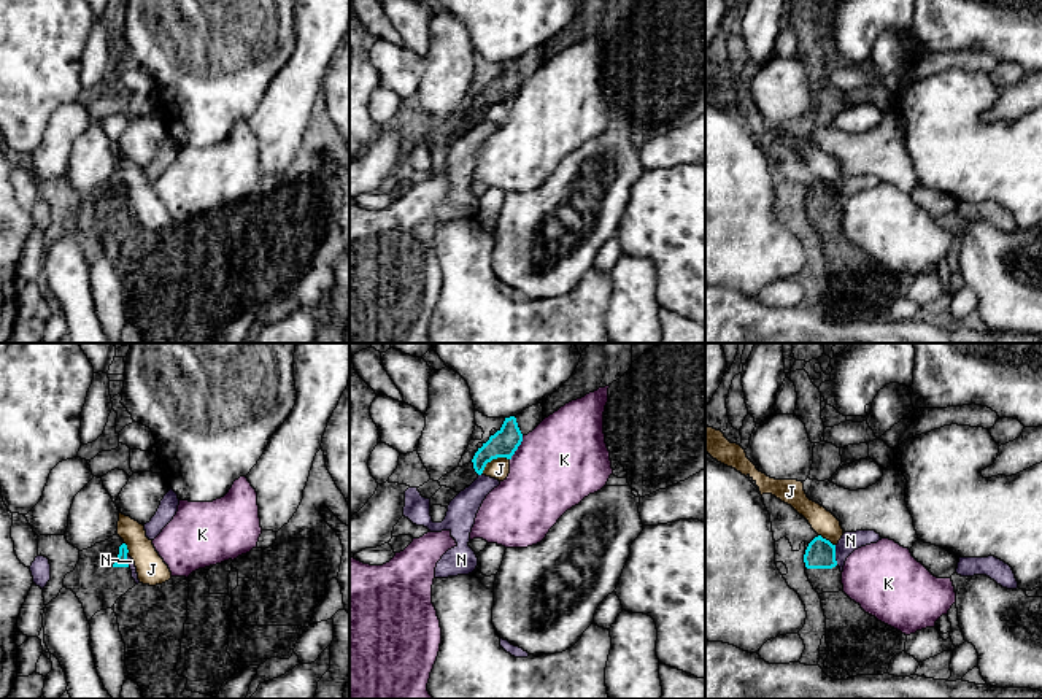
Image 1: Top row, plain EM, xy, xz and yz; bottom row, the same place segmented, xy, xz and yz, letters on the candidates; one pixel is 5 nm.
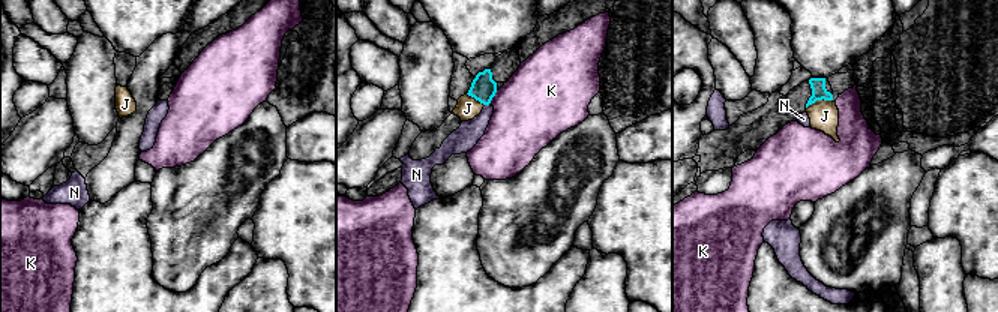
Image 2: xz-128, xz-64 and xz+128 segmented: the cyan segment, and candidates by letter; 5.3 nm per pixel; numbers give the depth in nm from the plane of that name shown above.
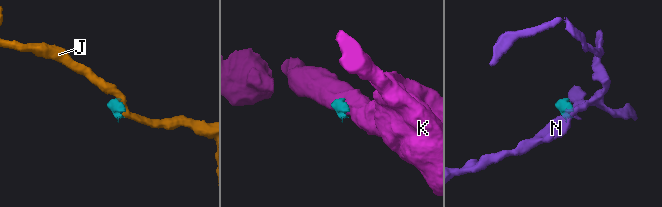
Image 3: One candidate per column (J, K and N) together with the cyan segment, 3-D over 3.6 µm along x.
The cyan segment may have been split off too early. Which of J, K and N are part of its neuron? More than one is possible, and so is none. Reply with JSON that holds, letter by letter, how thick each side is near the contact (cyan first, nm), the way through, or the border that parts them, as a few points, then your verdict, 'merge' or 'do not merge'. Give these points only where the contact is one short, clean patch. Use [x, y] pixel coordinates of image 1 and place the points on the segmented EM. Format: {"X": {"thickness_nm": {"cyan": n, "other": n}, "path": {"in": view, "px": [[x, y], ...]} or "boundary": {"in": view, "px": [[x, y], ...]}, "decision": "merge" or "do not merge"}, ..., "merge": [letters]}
{"J": {"thickness_nm": {"cyan": 140, "other": 110}, "boundary": {"in": "xz", "px": [[509, 458], [493, 458], [482, 472]]}, "decision": "do not merge"}, "K": {"thickness_nm": {"cyan": 140, "other": 440}, "boundary": {"in": "xz", "px": [[523, 436], [510, 459]]}, "decision": "do not merge"}, "N": {"thickness_nm": {"cyan": 150, "other": 100}, "boundary": {"in": "yz", "px": [[834, 545], [837, 564]]}, "decision": "do not merge"}, "merge": []}

